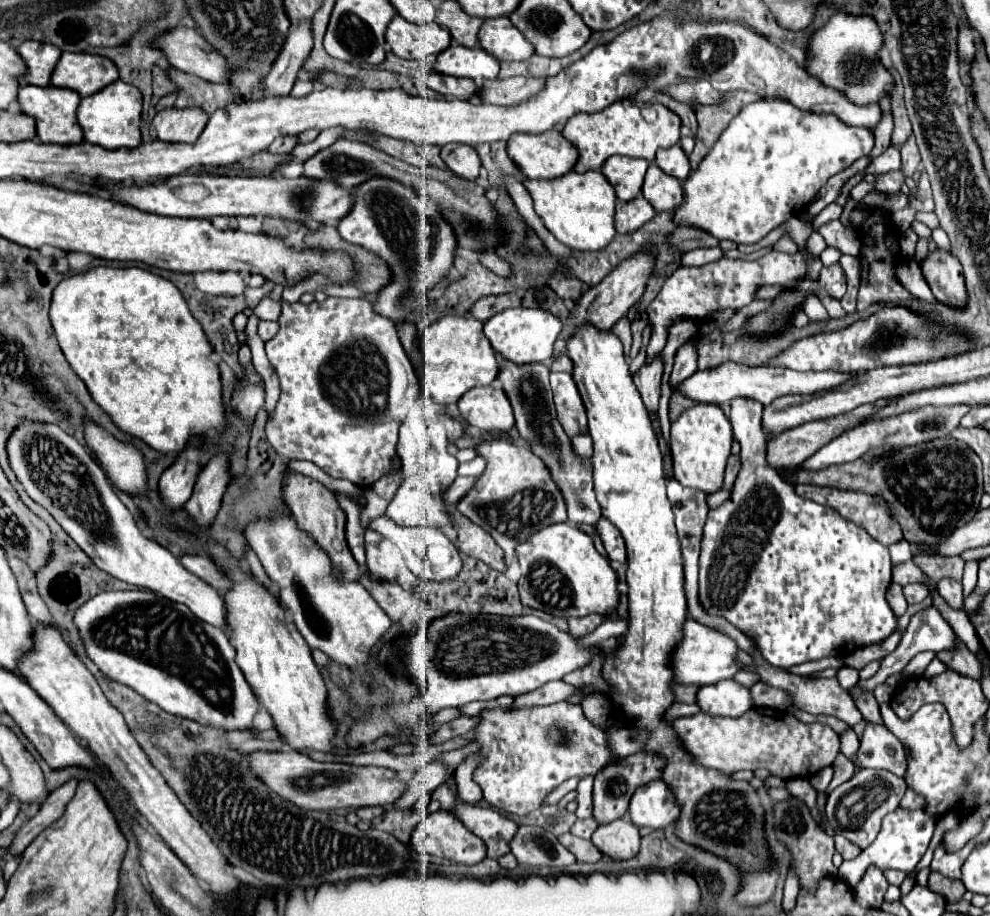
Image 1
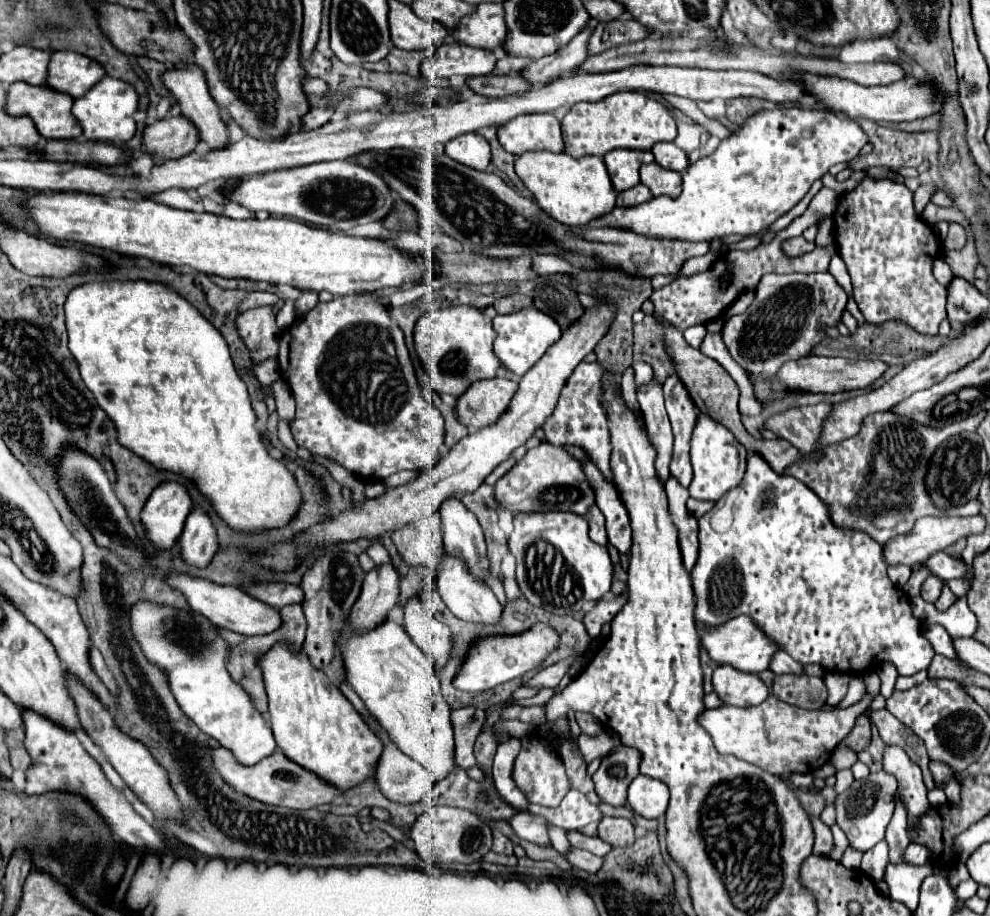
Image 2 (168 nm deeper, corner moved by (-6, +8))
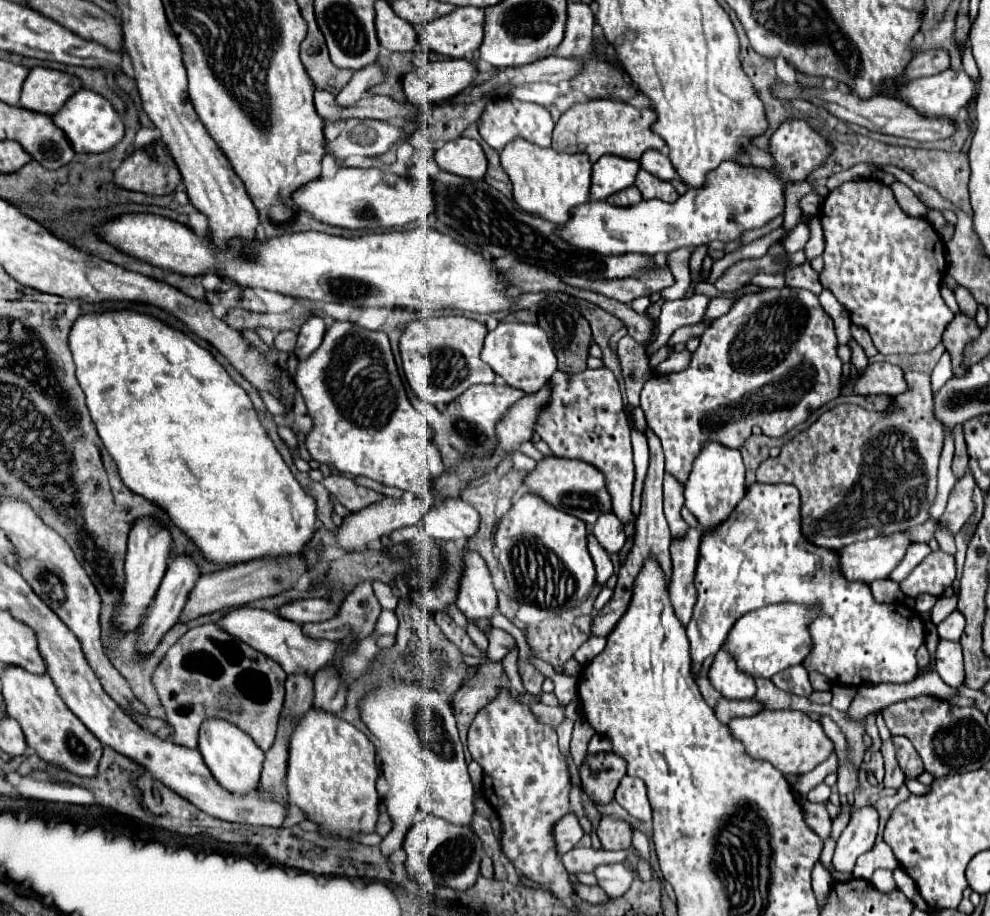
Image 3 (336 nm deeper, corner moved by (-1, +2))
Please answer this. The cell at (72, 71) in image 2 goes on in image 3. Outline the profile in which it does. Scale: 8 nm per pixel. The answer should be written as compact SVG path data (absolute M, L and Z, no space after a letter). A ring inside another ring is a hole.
M34 67L24 81L18 105L34 113L54 115L78 89L80 79L54 69Z

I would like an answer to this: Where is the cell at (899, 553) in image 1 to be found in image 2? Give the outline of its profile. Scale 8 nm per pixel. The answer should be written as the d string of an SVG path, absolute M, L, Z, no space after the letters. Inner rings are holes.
M891 565L891 567L889 567L889 579L891 579L897 587L903 587L903 585L907 583L909 575L911 575L911 567L907 567L907 565Z

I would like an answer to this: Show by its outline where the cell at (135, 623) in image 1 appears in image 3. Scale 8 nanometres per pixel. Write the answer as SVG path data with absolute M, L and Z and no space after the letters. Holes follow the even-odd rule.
M206 719L200 729L198 751L202 753L202 759L214 775L214 779L218 779L218 785L222 785L226 791L232 791L234 795L246 795L258 787L264 751L258 749L254 741L236 725L226 723L222 719Z

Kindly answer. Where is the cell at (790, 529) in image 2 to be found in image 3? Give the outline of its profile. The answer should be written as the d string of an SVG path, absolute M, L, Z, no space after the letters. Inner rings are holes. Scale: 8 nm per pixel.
M762 483L748 487L746 497L734 509L734 515L718 529L702 535L698 573L694 581L698 589L698 601L692 621L686 627L690 641L692 675L698 677L704 659L720 651L730 627L738 621L738 617L772 603L792 601L822 607L822 615L810 625L814 647L804 661L806 671L818 671L838 685L852 687L870 683L910 683L918 671L916 649L924 643L924 625L920 617L918 623L910 623L914 617L914 611L910 607L904 609L900 605L876 603L866 583L848 583L836 567L838 555L834 551L814 547L804 539L800 531L800 495L796 487Z

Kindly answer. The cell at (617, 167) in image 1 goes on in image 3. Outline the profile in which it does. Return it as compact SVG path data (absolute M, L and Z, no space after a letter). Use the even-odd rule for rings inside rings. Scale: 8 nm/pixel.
M604 155L592 167L590 199L602 201L602 199L634 185L638 169L640 169L638 161L616 157L616 155Z

